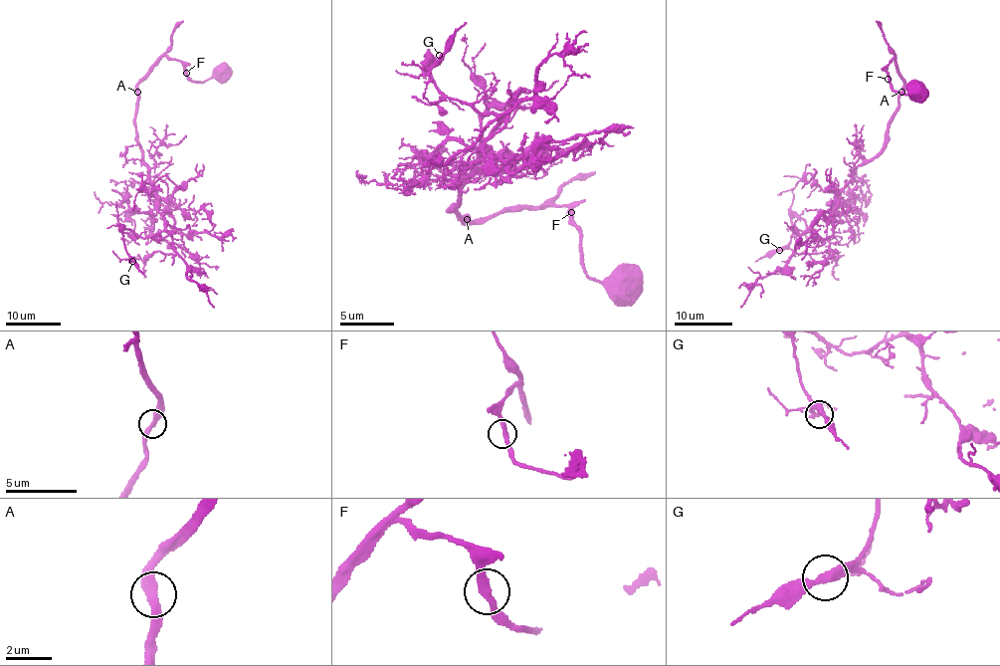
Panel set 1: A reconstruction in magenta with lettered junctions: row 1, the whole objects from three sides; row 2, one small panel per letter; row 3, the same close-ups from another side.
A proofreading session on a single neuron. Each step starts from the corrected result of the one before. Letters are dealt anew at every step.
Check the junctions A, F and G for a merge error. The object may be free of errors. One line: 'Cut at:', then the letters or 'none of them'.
Cut at: none of them

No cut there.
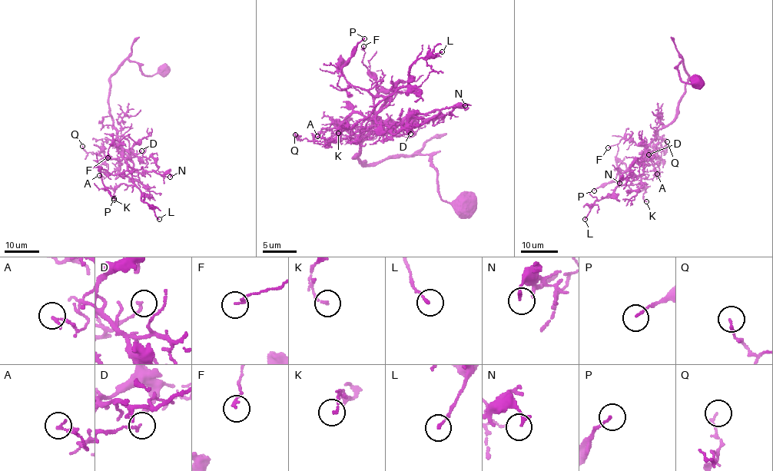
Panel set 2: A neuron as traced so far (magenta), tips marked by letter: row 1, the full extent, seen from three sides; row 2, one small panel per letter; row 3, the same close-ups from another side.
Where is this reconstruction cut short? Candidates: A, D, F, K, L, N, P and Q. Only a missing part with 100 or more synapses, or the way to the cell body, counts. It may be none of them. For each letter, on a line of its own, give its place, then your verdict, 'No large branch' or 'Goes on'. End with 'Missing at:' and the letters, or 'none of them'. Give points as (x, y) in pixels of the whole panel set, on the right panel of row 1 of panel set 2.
A: Place: (657, 174). No large branch
D: Place: (648, 154). No large branch
F: Place: (608, 147). No large branch
K: Place: (646, 201). No large branch
L: Place: (585, 219). No large branch
N: Place: (619, 183). No large branch
P: Place: (594, 190). No large branch
Q: Place: (667, 141). No large branch
Missing at: none of them

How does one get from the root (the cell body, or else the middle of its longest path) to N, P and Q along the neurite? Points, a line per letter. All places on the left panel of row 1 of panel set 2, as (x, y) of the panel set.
N: (164, 69), (147, 76), (126, 60), (111, 77), (108, 104), (123, 148), (152, 157), (159, 171), (170, 177)
P: (164, 69), (147, 76), (126, 60), (111, 77), (109, 114), (127, 164), (117, 175), (101, 170), (114, 198)
Q: (164, 69), (147, 76), (126, 60), (111, 77), (109, 114), (120, 156), (82, 146)

